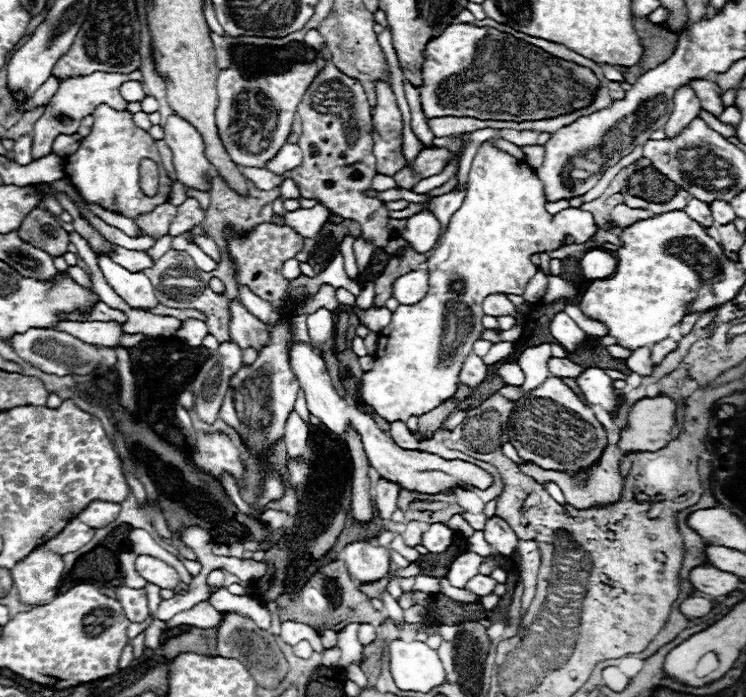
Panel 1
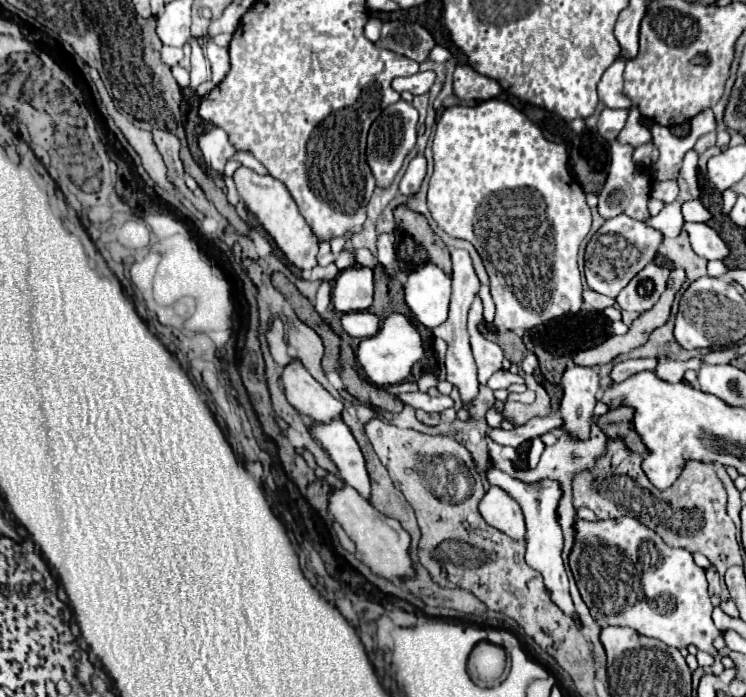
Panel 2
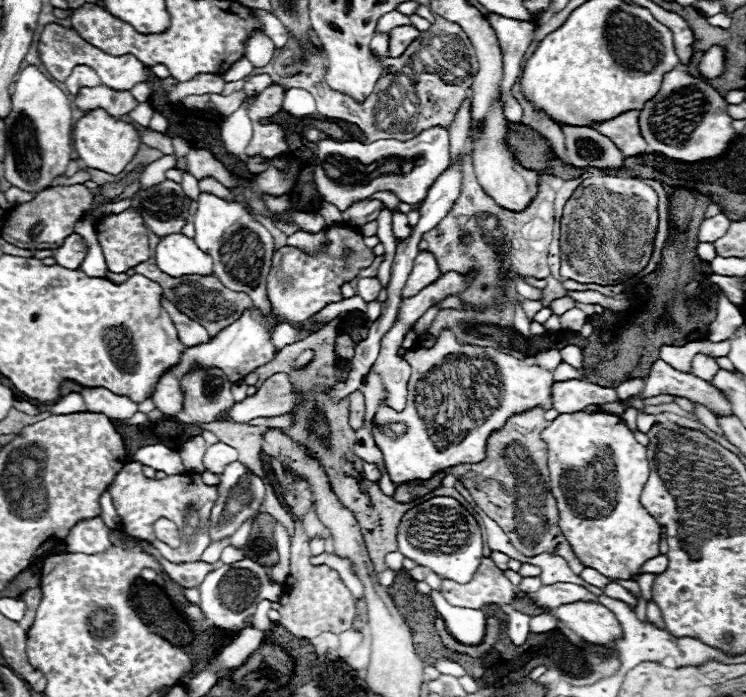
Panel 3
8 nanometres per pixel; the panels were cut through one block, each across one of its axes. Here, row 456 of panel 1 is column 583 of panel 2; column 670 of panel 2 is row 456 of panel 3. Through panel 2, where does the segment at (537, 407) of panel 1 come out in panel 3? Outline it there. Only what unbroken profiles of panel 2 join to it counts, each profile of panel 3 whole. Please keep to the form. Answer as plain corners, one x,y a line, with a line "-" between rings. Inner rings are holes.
606,412
560,414
542,432
542,440
548,444
550,492
554,494
560,512
558,526
570,542
574,554
584,566
594,568
608,578
628,580
644,562
660,554
660,526
656,518
640,504
640,494
650,474
646,448
636,442
622,418

